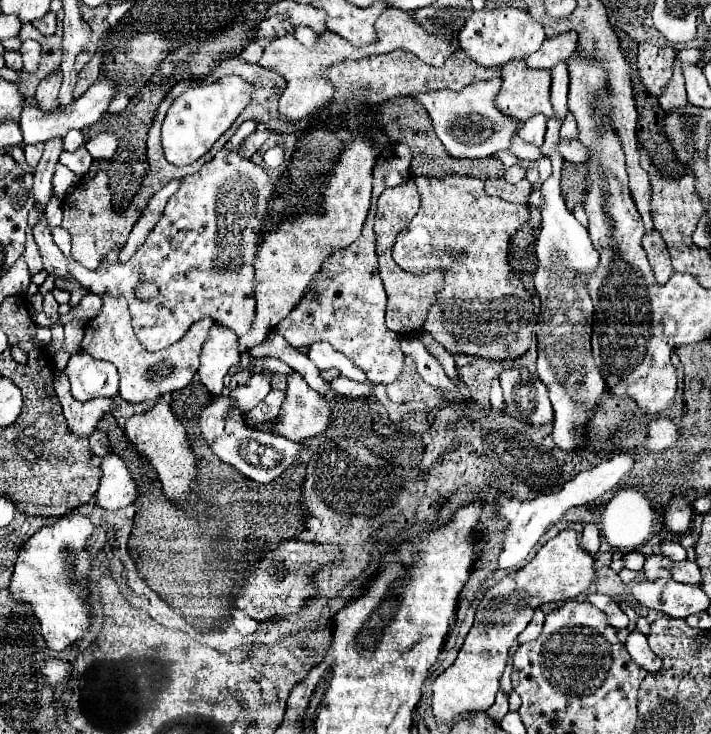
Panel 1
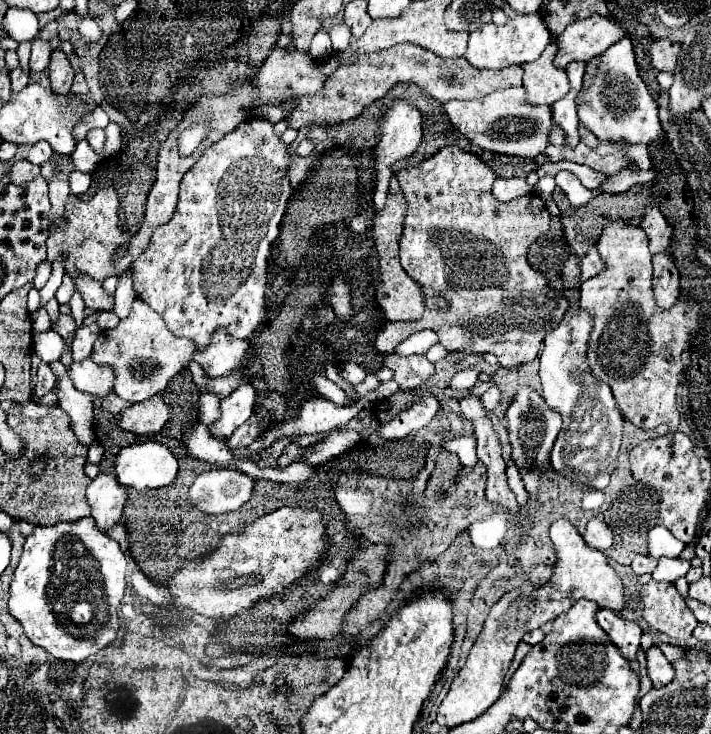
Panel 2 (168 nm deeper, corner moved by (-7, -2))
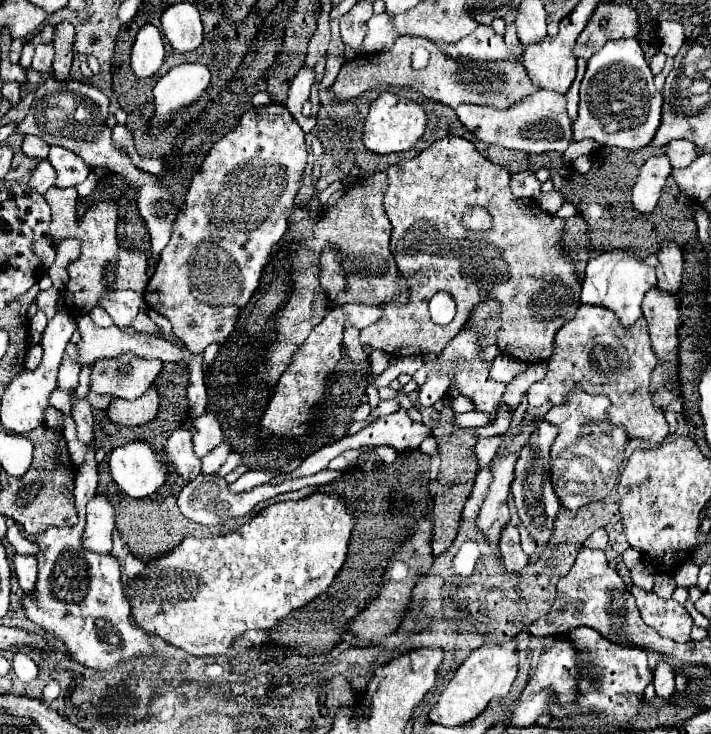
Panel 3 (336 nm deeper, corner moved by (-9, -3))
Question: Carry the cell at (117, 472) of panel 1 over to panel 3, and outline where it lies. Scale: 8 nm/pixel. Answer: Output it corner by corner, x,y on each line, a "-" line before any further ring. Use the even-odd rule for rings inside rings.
93,495
87,503
87,525
83,533
83,545
95,553
111,551
111,535
115,529
115,509
107,495

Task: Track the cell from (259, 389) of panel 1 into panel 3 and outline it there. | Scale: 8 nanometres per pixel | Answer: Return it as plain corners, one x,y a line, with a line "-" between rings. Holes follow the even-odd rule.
203,413
191,421
193,425
193,447
197,457
205,457
213,447
225,441
221,421
215,413

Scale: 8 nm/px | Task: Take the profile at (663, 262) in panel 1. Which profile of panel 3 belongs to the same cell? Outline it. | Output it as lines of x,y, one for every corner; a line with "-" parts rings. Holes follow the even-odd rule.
653,287
645,299
643,299
643,315
647,319
647,325
649,325
649,335
651,335
651,341
653,341
653,349
657,353
657,357
663,361
653,377
651,377
651,387
655,389
653,391
653,403
655,407
661,407
661,409
667,409
667,405
673,401
673,391
667,391
663,387
663,383
671,377
677,375
677,347
679,347
679,339
677,339
677,327
679,327
679,311
677,311
677,299
675,295
667,295
667,291
659,291
657,287

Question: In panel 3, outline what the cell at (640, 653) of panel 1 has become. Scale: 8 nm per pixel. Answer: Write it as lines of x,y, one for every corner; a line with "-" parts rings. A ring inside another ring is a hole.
661,661
653,671
653,685
657,697
671,697
675,693
675,671
667,661

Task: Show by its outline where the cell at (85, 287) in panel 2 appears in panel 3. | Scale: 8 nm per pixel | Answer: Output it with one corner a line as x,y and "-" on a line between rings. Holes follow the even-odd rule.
107,291
103,299
99,299
99,307
103,307
117,327
131,325
133,317
139,313
143,297
135,291

